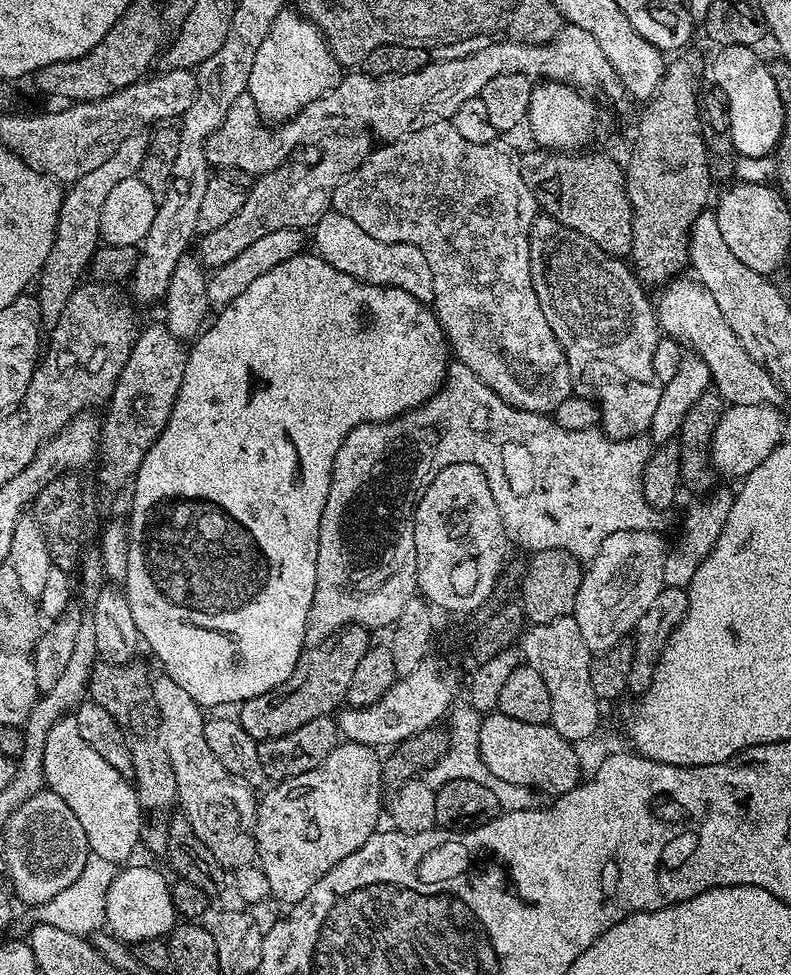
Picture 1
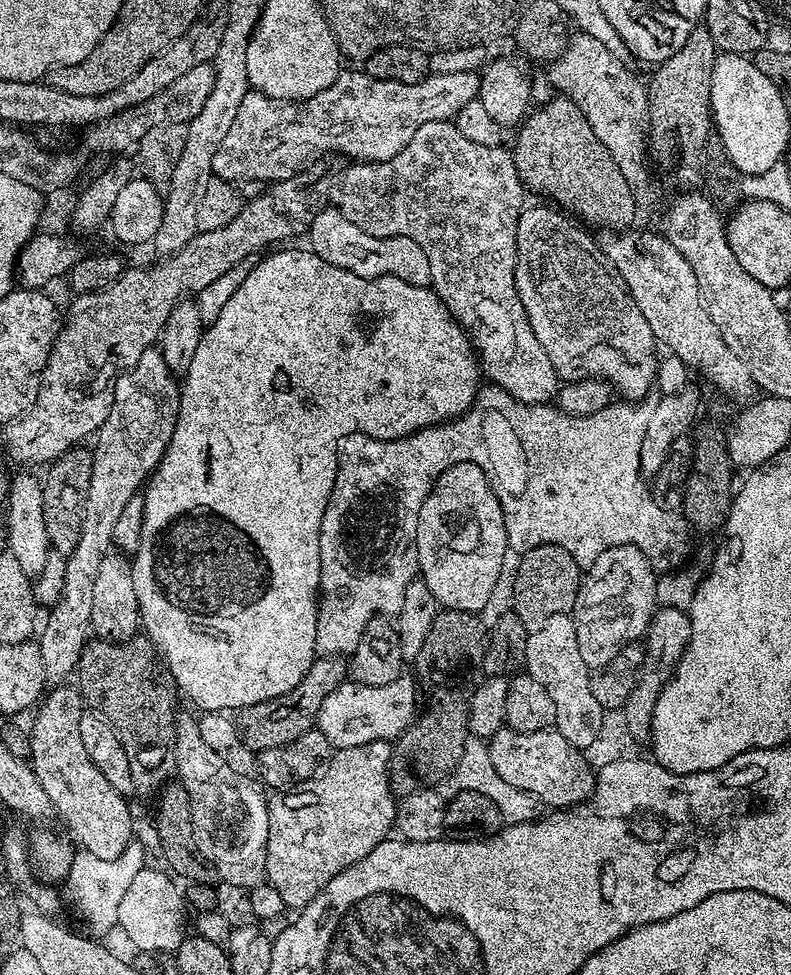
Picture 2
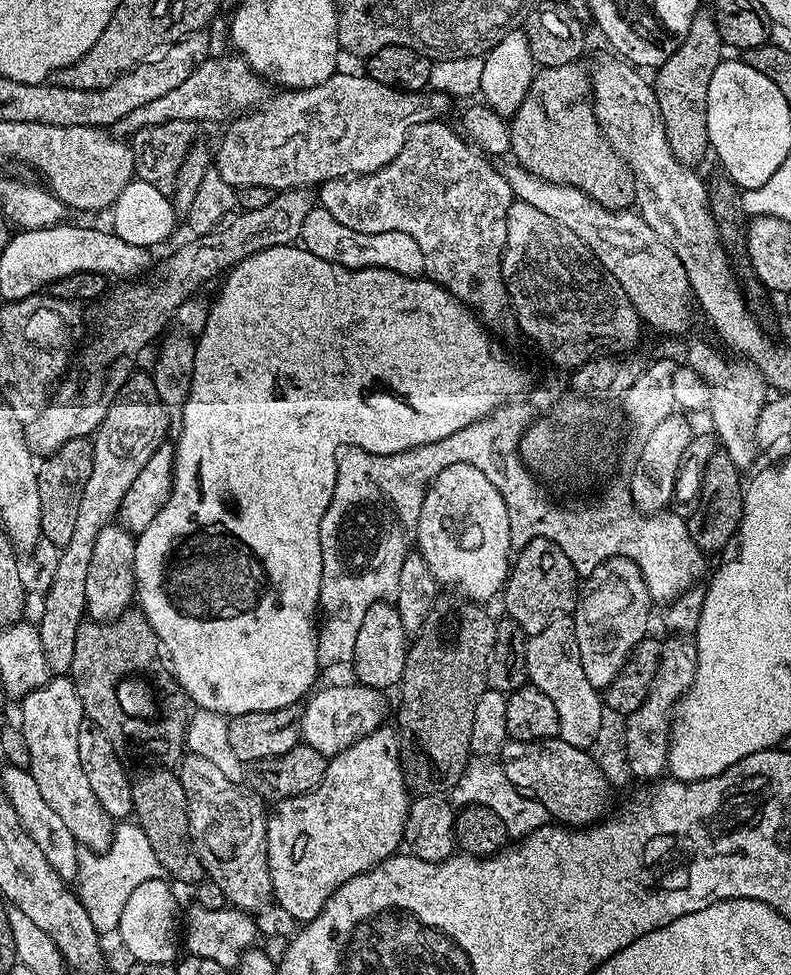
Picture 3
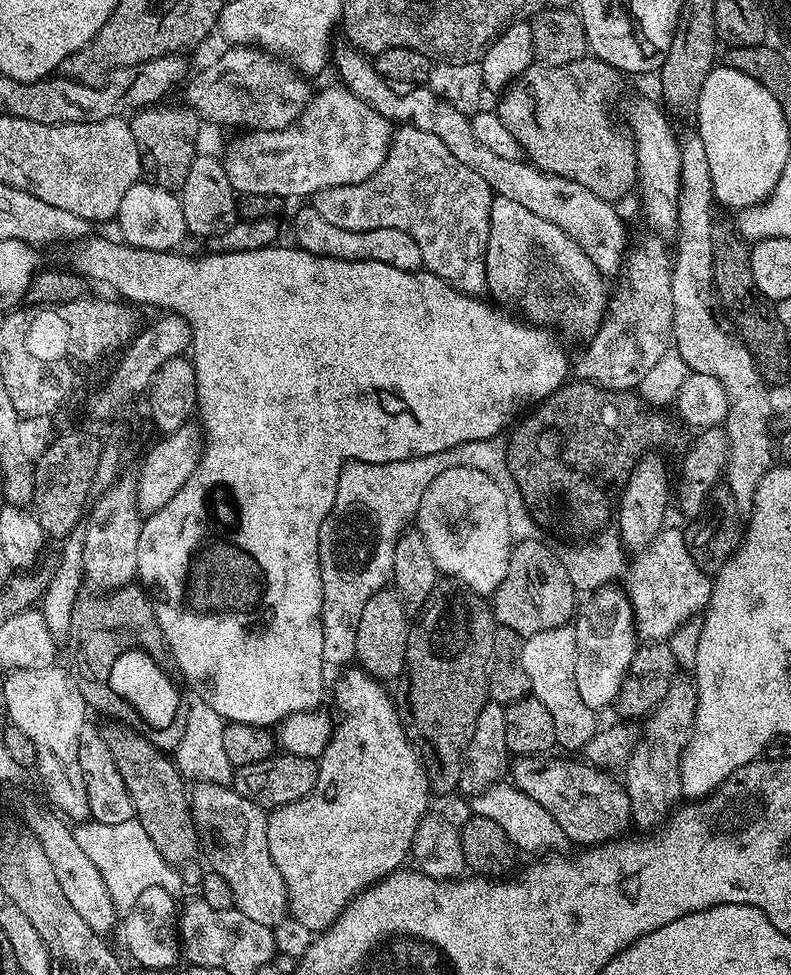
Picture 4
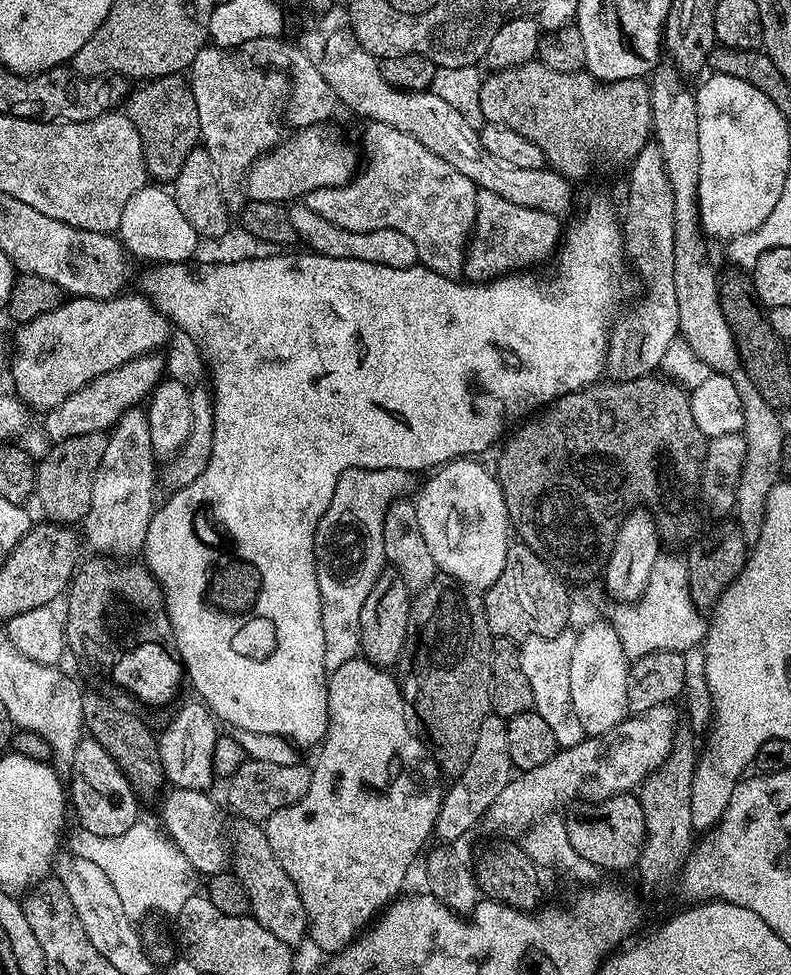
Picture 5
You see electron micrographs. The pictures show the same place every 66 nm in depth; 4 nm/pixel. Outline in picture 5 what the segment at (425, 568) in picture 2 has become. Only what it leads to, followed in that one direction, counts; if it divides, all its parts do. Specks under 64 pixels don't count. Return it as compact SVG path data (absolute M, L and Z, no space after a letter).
M461 458L440 465L414 496L418 527L430 554L434 554L437 569L473 590L486 590L498 582L510 543L508 511L500 482L480 462Z

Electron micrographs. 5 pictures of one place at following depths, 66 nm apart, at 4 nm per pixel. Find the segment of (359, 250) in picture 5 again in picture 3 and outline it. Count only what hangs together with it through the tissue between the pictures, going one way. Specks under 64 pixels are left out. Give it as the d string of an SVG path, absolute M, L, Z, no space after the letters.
M313 206L310 214L306 214L299 243L310 254L318 254L318 258L326 262L335 262L347 268L385 268L403 276L425 275L424 255L410 234L402 234L398 230L390 230L386 234L362 234L362 230L342 226L342 222L338 222L330 210L319 206Z

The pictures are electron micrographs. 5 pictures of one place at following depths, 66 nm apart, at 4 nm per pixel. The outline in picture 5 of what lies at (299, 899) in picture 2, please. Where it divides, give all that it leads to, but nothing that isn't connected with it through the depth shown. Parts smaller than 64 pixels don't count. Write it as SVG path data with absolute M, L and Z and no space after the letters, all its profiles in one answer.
M357 658L338 666L338 670L328 672L328 729L322 743L319 745L320 753L316 756L316 764L311 765L312 777L310 778L310 790L298 802L278 810L263 825L264 833L268 836L270 850L274 858L290 874L294 886L298 886L298 894L302 898L302 906L308 915L308 927L310 937L324 949L325 953L335 954L345 948L356 939L361 930L367 929L377 919L393 900L397 899L400 887L408 876L408 867L416 860L420 851L425 851L424 843L428 836L433 835L438 818L438 810L442 803L442 773L436 765L435 758L428 751L428 745L416 735L404 707L404 693L399 679L392 677L393 673L386 668L380 668L369 660Z

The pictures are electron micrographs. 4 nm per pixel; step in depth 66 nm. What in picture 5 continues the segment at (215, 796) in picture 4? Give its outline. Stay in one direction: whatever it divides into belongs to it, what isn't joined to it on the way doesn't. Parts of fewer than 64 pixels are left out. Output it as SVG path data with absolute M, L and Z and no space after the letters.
M240 822L234 832L234 855L230 860L236 877L246 888L248 907L251 919L257 920L274 938L289 946L297 946L303 942L309 931L308 915L302 906L302 898L298 894L298 886L282 870L282 866L274 858L270 850L270 842L263 827L256 822Z

